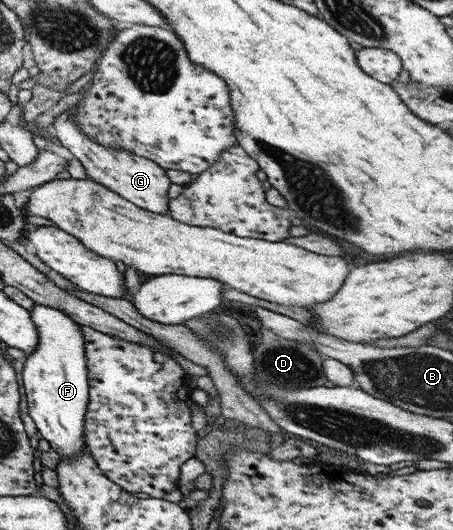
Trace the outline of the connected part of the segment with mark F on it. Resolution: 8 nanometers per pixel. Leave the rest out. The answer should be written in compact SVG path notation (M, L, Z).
M34 304L30 310L32 321L38 327L38 346L34 352L30 352L23 359L23 377L20 384L25 387L24 397L26 399L27 410L42 438L48 441L50 448L56 450L58 456L64 458L78 458L82 456L87 444L84 438L84 416L88 410L89 404L89 380L88 368L86 368L86 346L82 338L80 324L76 324L68 314L62 310L50 308L42 304Z

